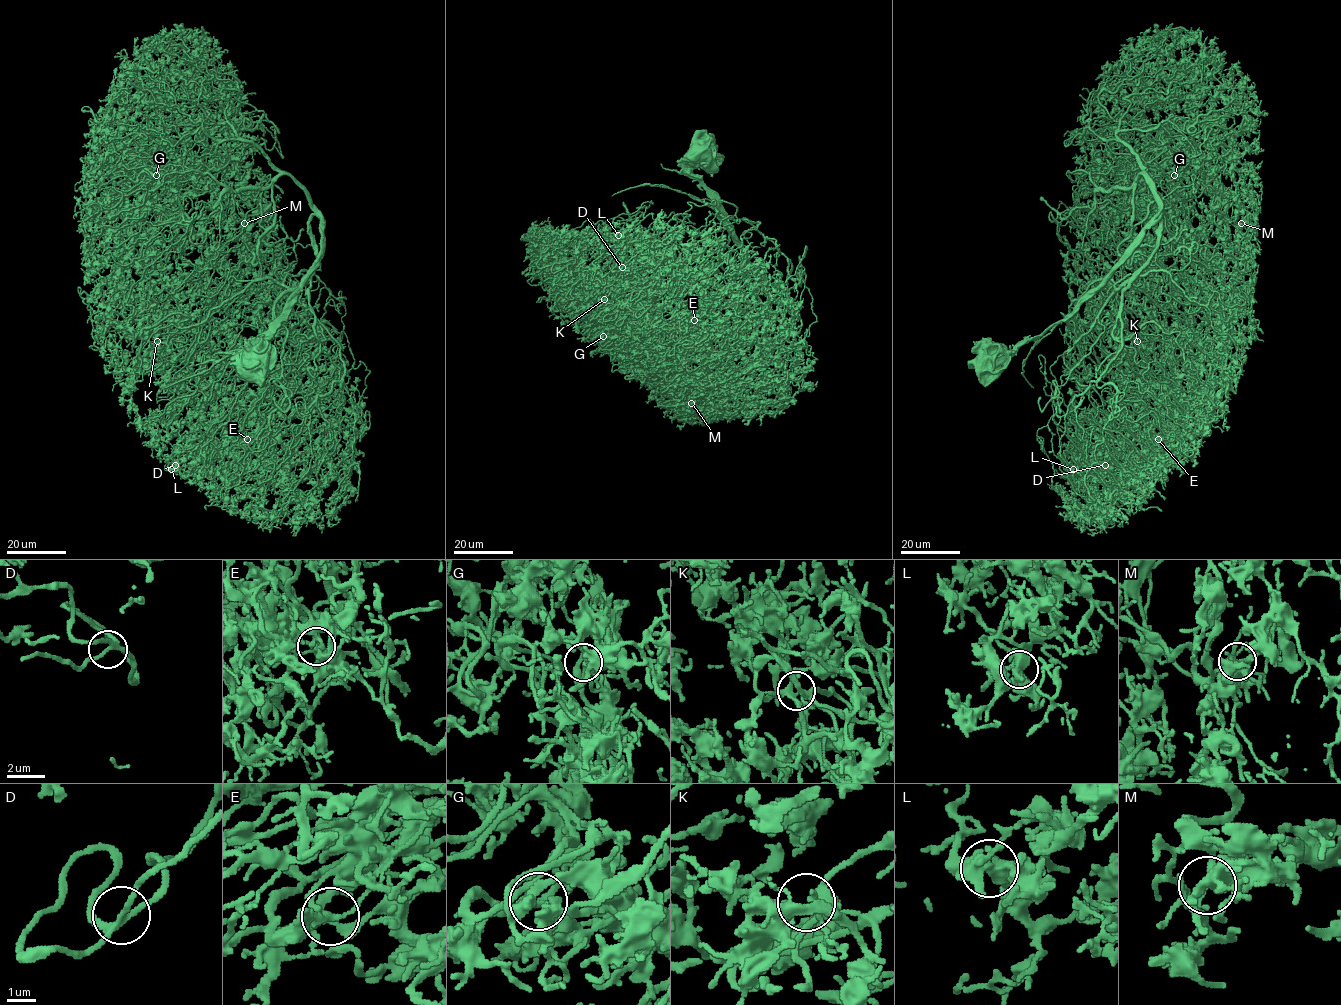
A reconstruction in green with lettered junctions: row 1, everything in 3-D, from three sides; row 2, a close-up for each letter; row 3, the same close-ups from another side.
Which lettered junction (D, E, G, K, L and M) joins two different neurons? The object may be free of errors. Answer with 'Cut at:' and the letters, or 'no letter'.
Cut at: E

